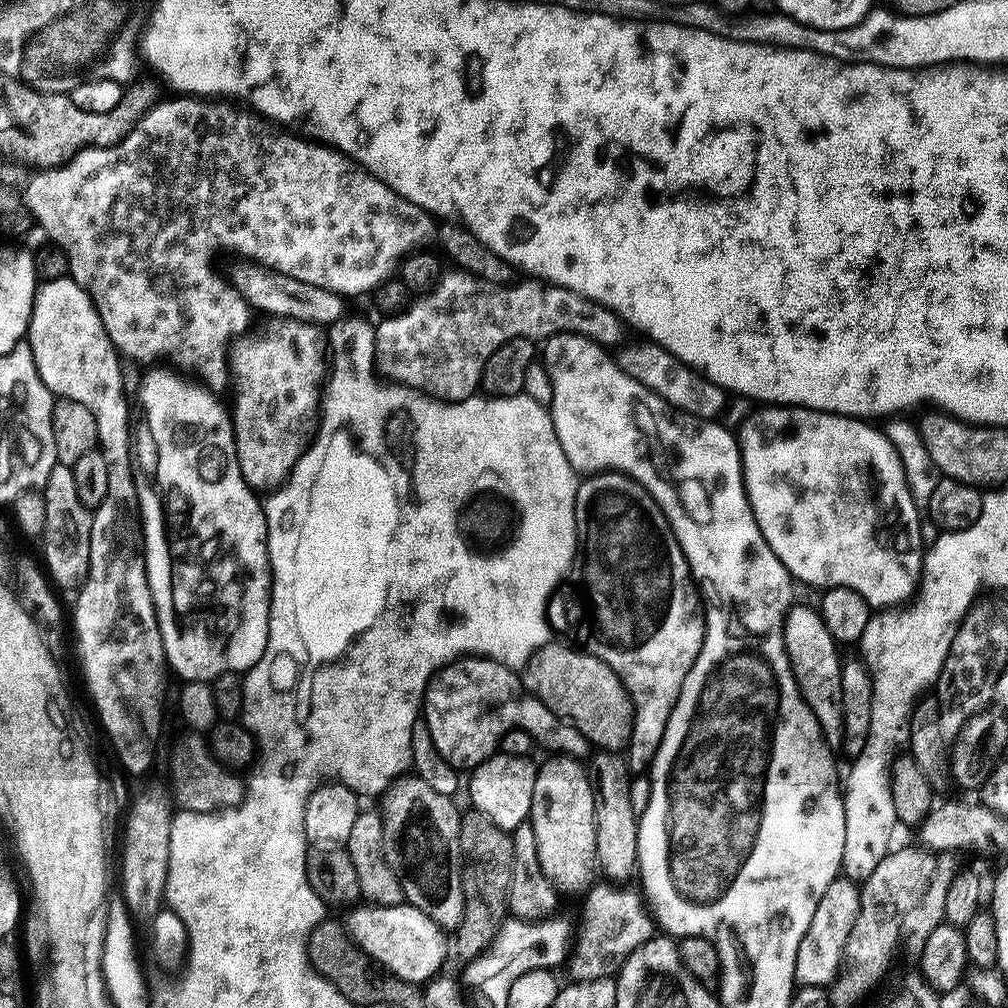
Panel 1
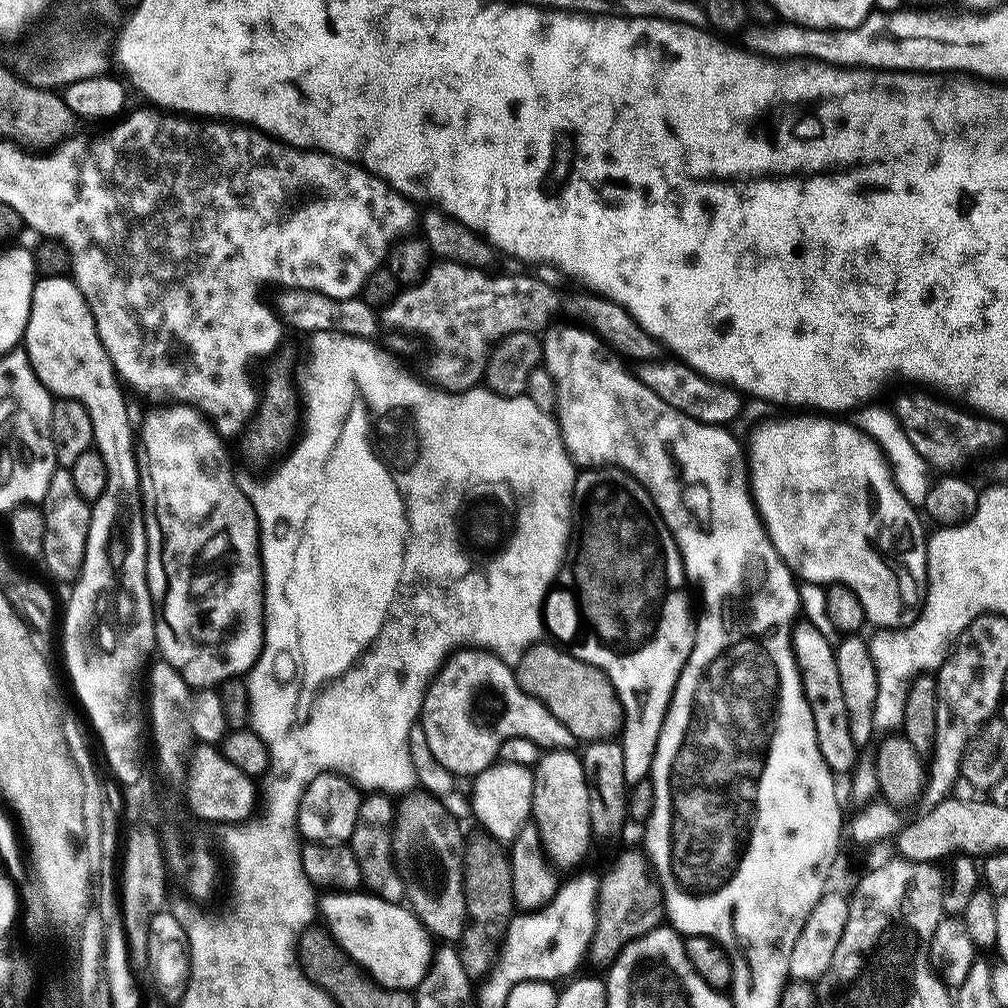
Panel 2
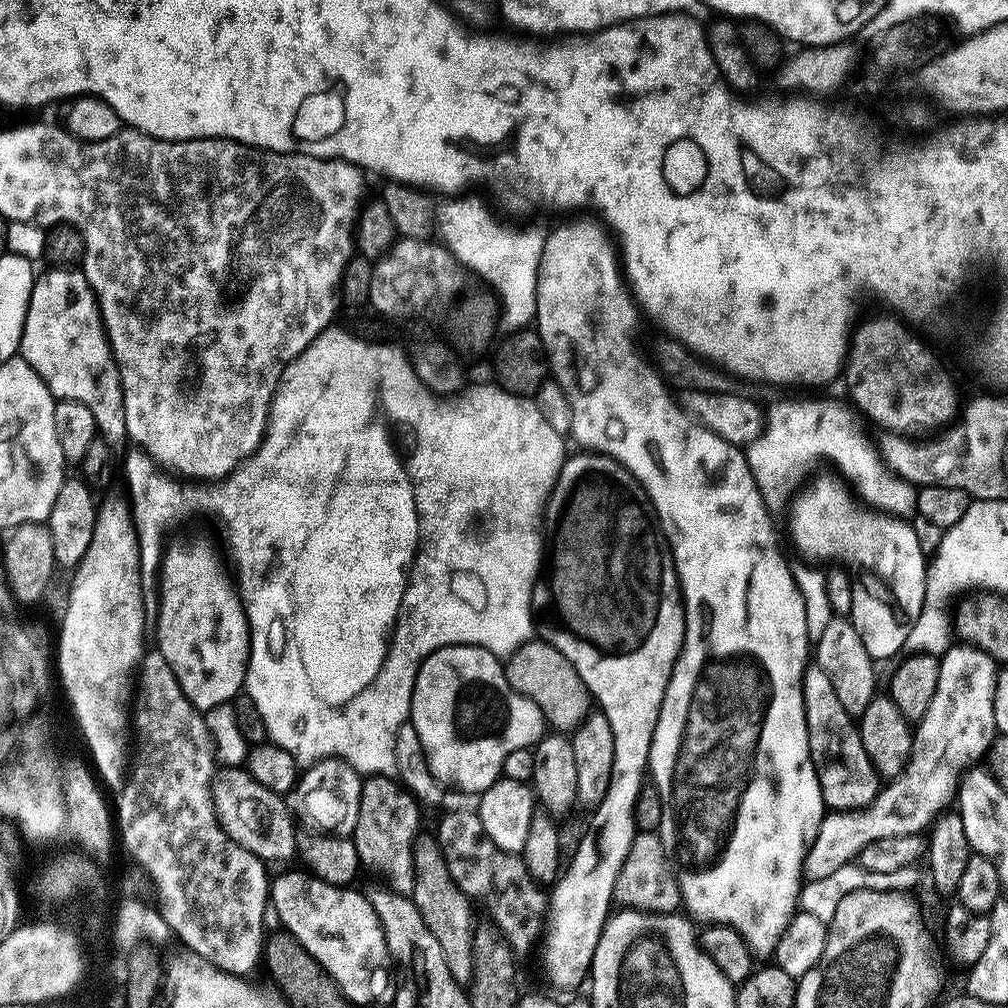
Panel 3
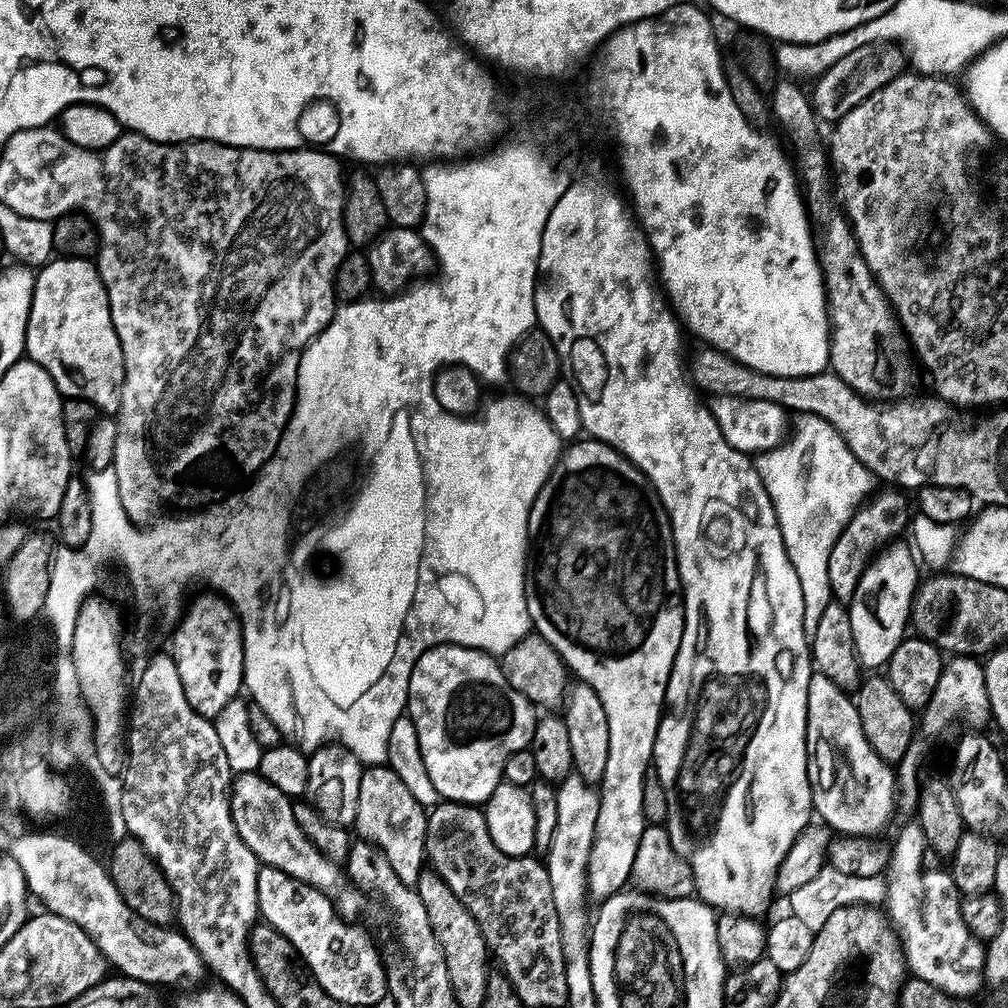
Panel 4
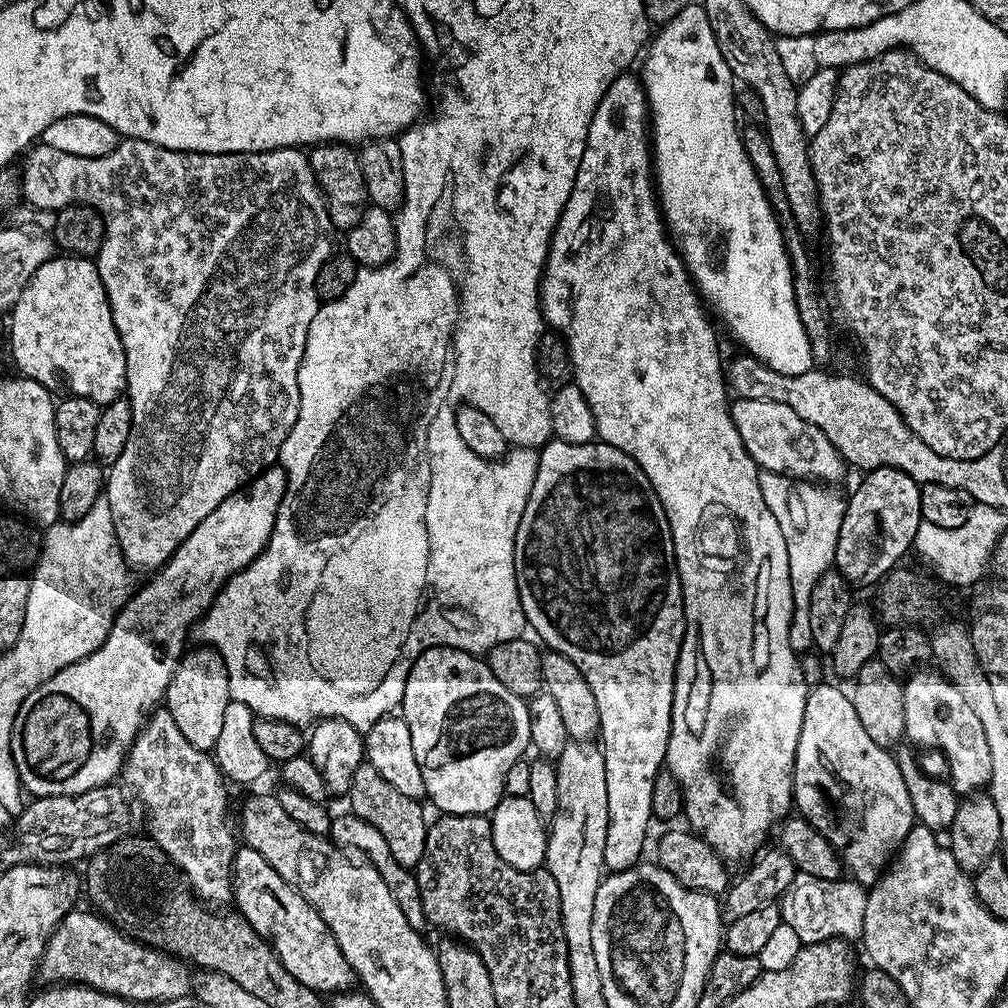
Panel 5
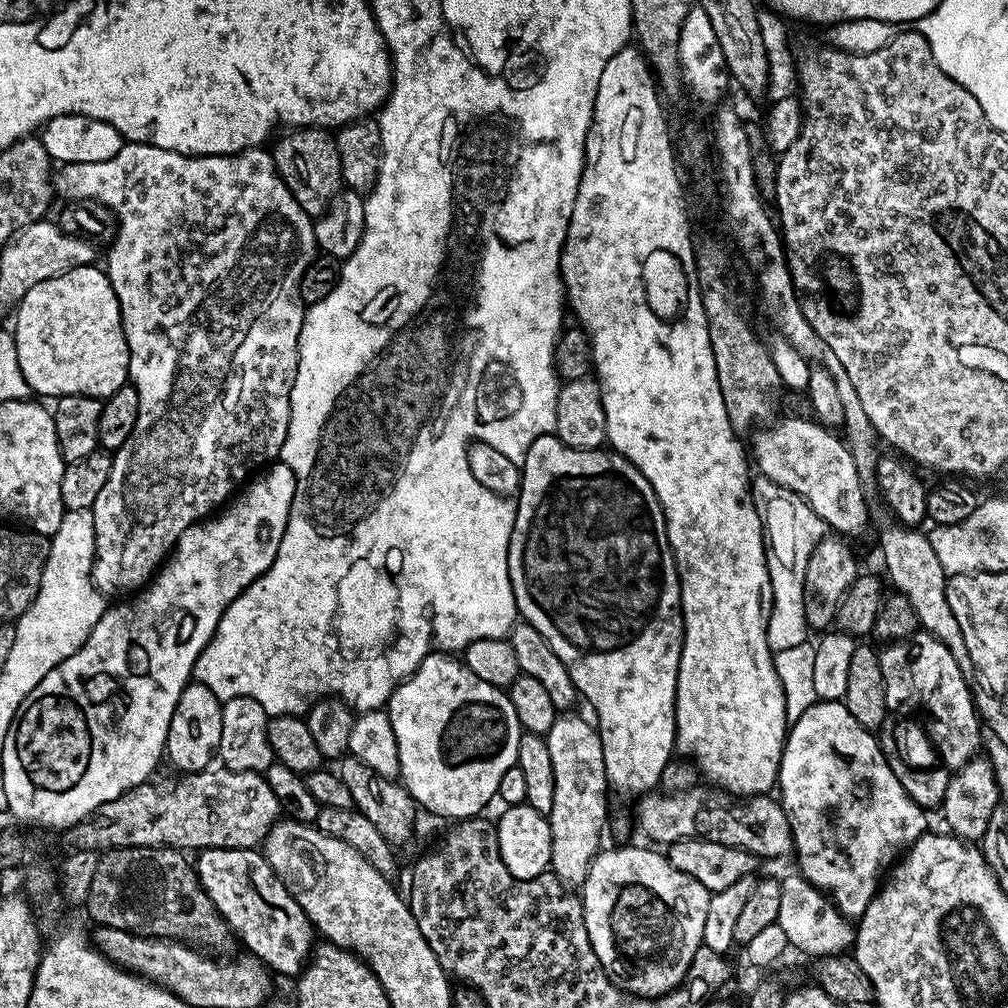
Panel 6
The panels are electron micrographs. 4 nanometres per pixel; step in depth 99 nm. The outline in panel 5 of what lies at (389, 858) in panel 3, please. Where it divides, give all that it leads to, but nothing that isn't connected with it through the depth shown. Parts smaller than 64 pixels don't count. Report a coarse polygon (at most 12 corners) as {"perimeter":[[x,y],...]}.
{"perimeter":[[367,762],[354,770],[352,814],[415,869],[429,821]]}

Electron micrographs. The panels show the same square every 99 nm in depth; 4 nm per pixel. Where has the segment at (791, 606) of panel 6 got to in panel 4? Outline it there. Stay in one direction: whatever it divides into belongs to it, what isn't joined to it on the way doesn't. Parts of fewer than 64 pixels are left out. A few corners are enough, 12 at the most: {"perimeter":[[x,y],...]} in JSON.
{"perimeter":[[797,415],[759,453],[808,618],[833,603],[830,550],[861,505],[812,450]]}

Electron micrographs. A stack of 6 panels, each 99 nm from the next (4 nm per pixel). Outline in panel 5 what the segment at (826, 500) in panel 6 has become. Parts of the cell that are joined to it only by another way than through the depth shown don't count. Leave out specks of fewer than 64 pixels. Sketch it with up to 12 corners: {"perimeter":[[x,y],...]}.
{"perimeter":[[731,401],[763,471],[832,482],[846,461],[782,402]]}

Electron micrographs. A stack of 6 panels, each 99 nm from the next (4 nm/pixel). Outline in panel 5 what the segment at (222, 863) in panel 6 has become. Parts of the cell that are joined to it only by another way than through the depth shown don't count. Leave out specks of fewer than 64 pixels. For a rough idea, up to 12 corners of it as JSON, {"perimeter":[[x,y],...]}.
{"perimeter":[[258,850],[232,864],[240,915],[302,986],[353,987],[330,926]]}

